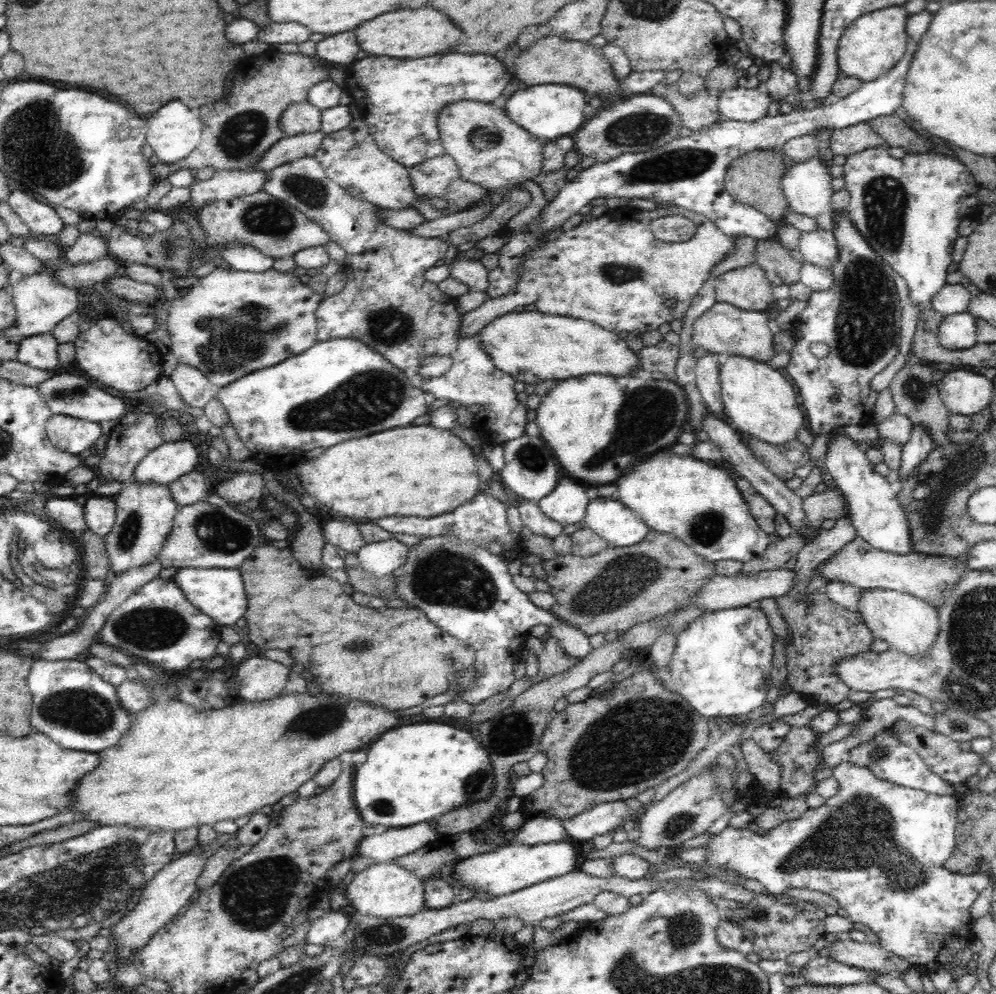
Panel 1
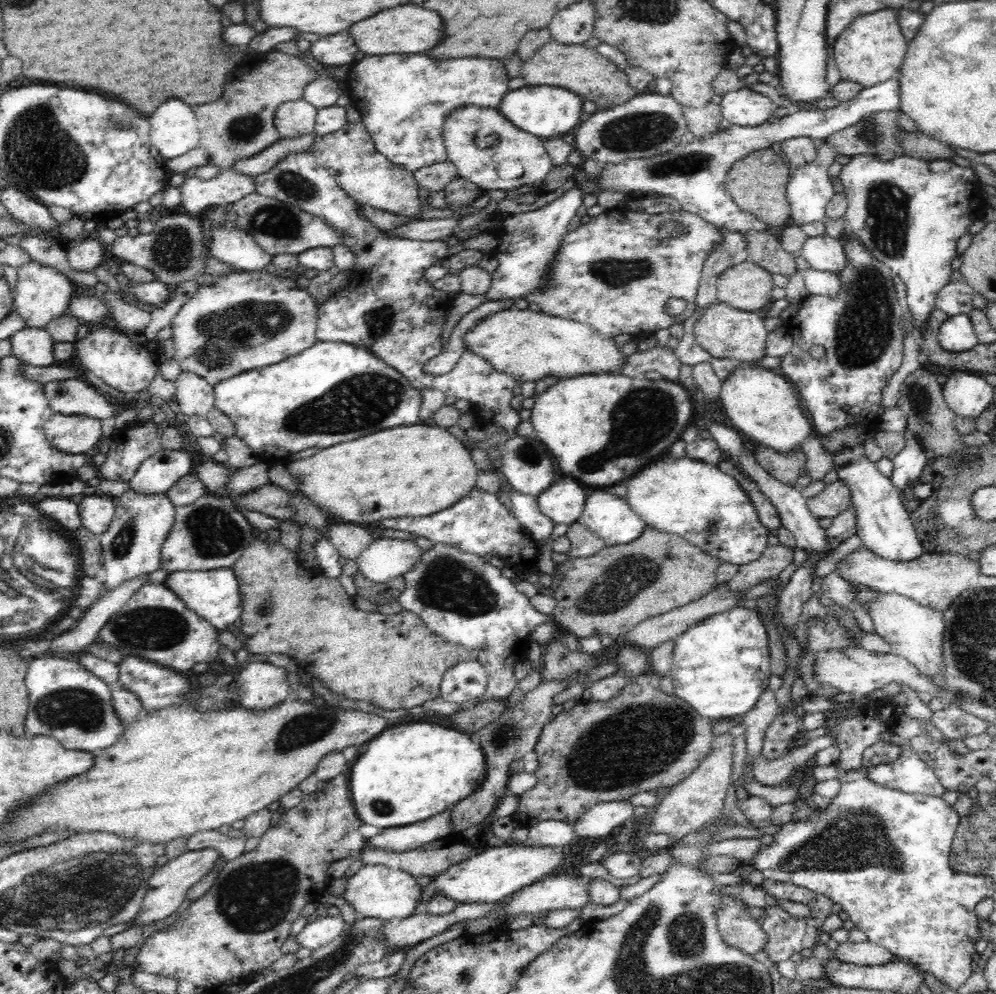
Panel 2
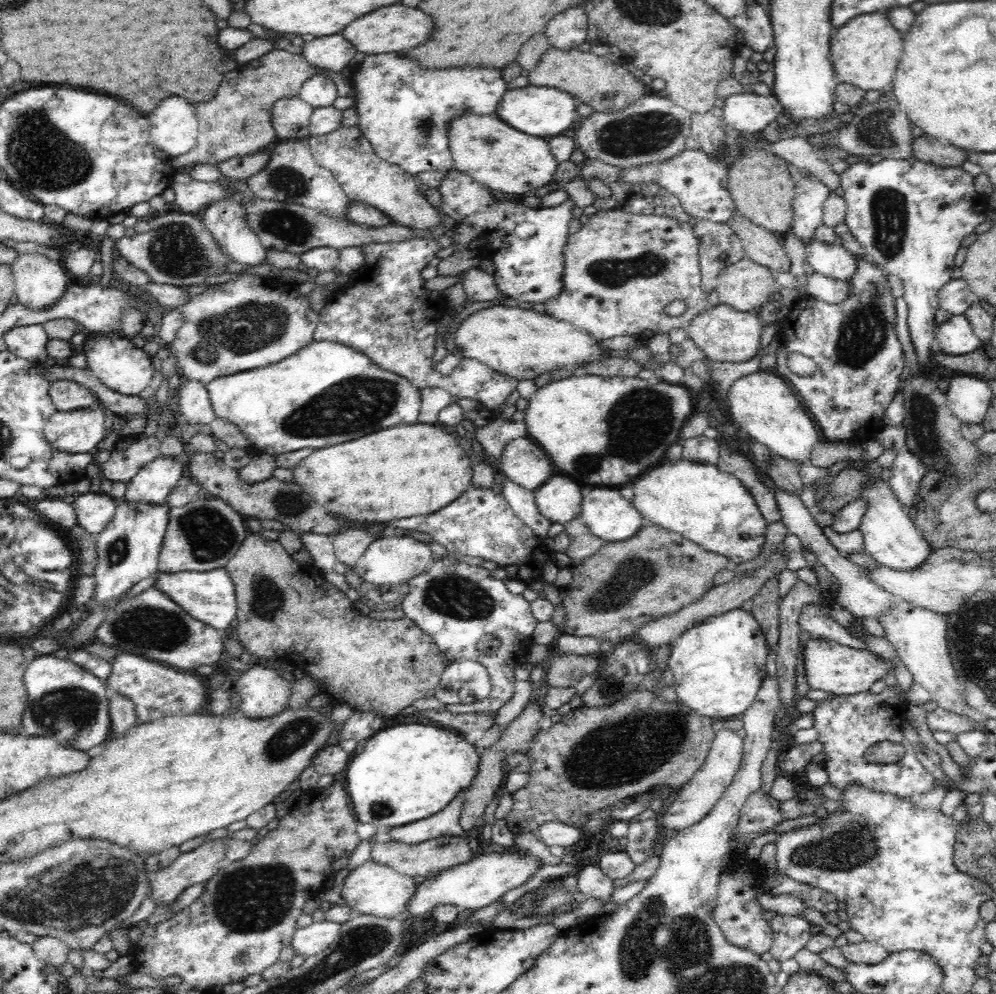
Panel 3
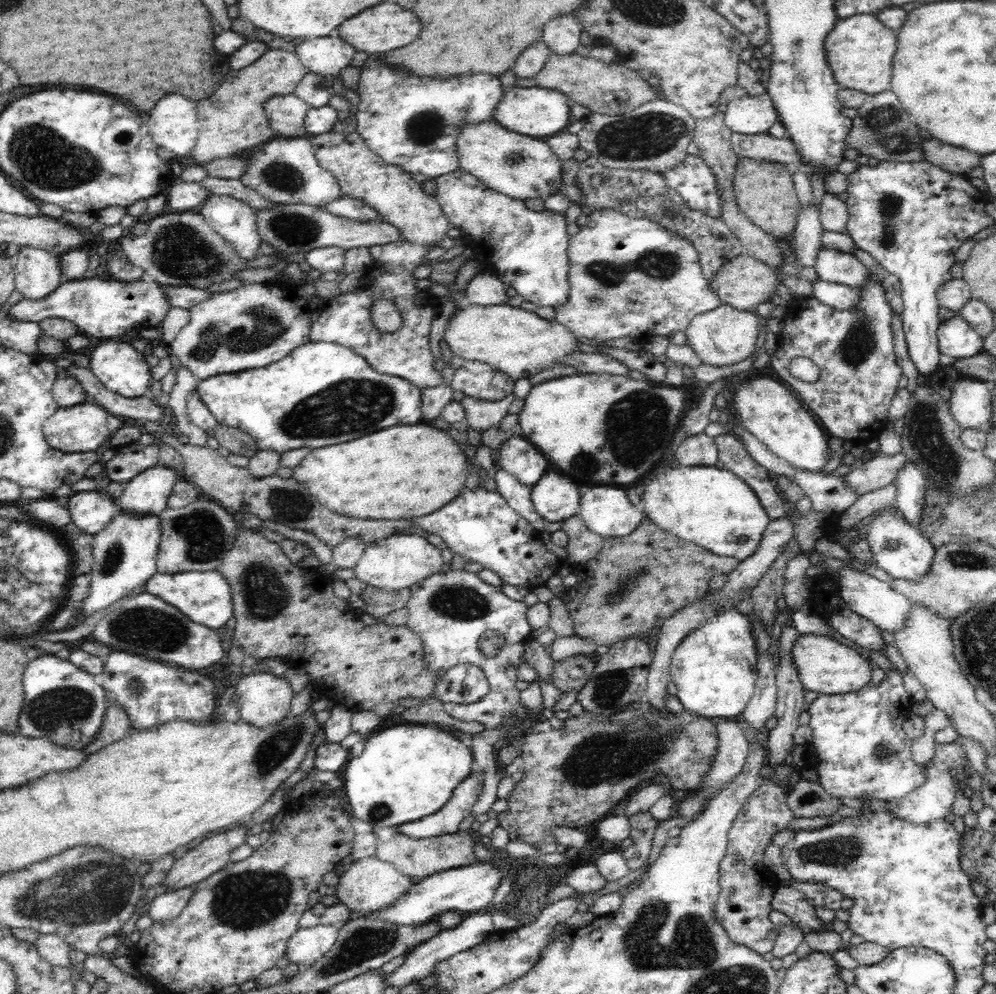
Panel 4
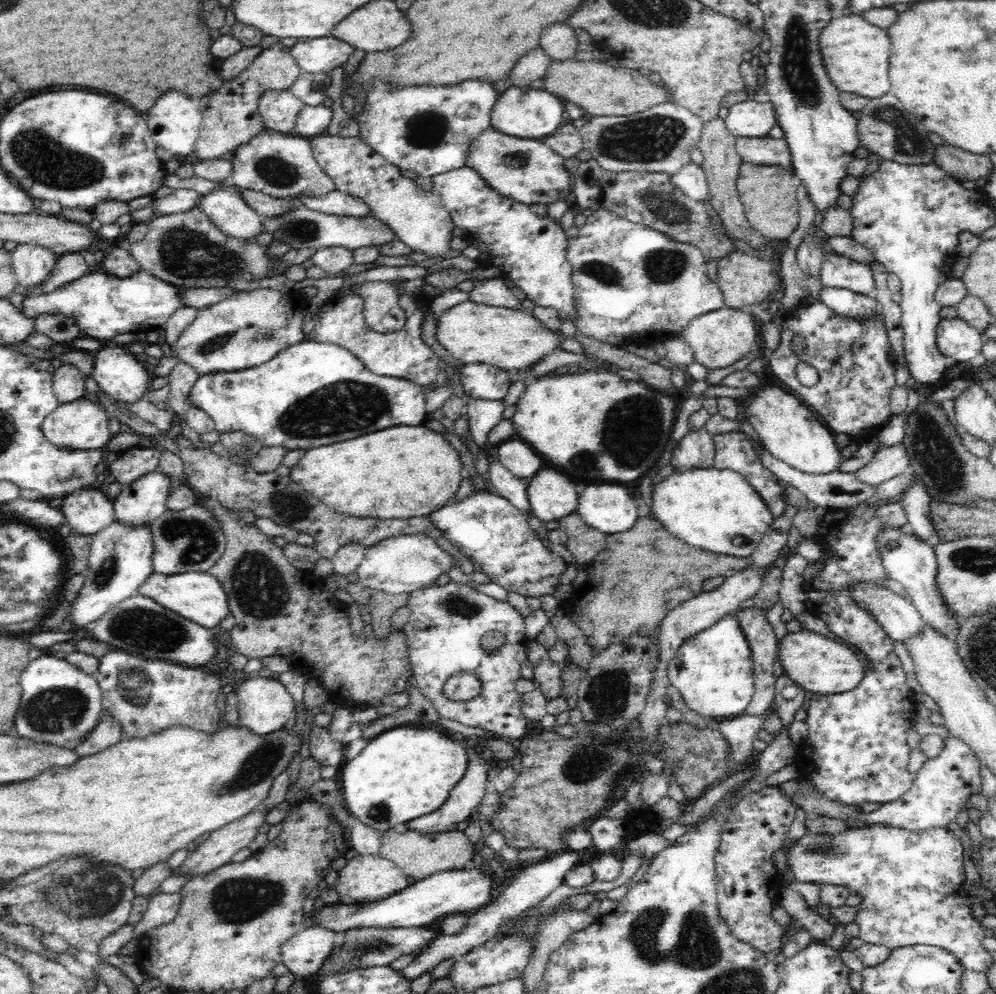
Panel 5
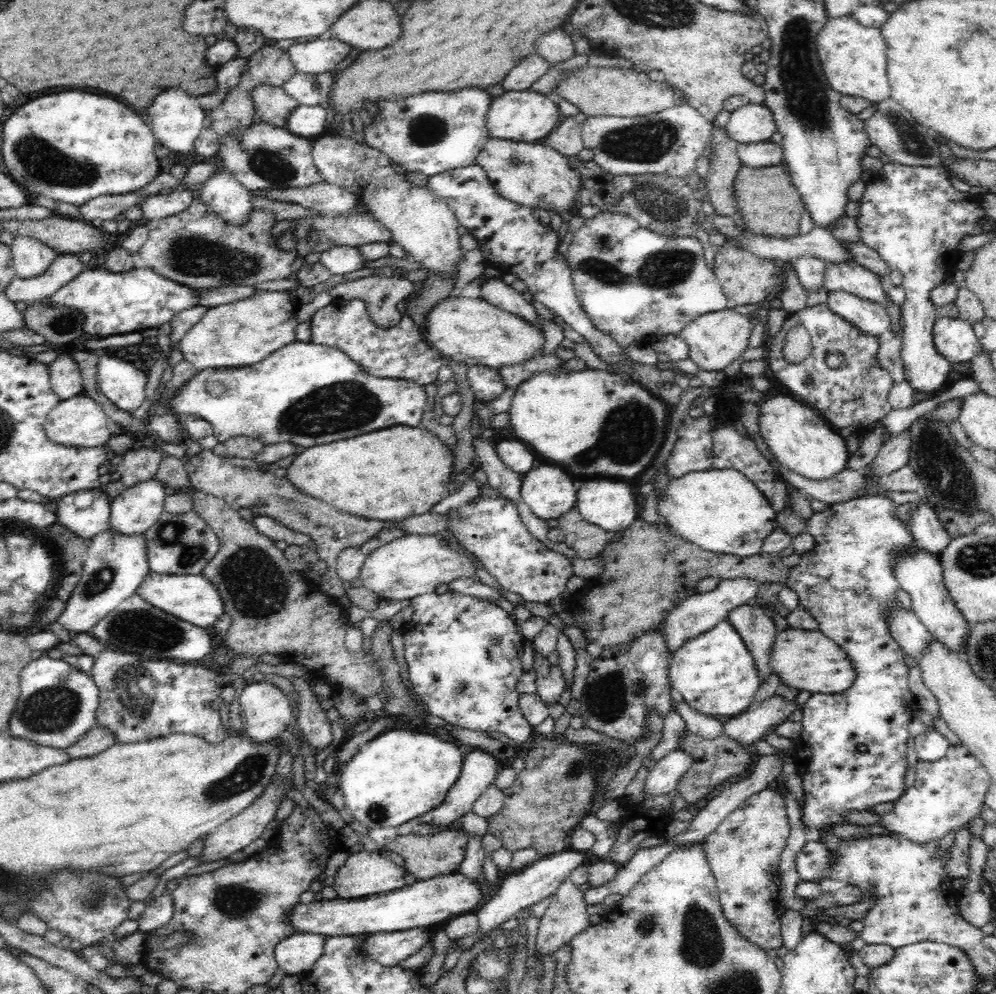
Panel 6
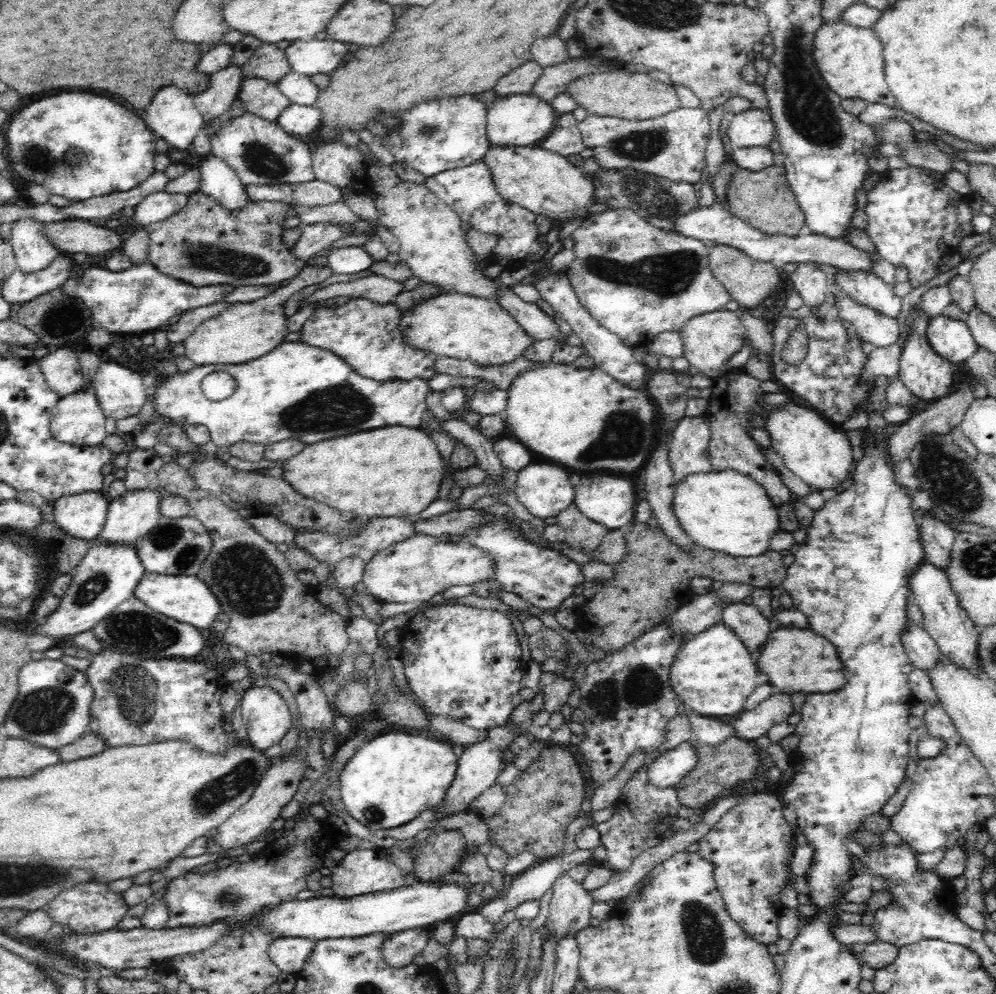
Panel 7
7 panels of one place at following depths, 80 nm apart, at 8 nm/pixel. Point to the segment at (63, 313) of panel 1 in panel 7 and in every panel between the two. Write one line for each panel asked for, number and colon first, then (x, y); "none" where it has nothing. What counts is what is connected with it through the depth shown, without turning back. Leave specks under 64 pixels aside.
2: (41, 294)
3: (39, 281)
4: (37, 272)
5: (32, 264)
6: (30, 257)
7: (33, 251)

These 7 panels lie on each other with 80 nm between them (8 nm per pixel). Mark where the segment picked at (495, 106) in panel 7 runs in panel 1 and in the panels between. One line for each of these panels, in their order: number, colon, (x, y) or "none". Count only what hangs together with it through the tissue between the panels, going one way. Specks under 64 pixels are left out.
1: (549, 111)
2: (548, 112)
3: (541, 111)
4: (537, 112)
5: (520, 112)
6: (519, 115)

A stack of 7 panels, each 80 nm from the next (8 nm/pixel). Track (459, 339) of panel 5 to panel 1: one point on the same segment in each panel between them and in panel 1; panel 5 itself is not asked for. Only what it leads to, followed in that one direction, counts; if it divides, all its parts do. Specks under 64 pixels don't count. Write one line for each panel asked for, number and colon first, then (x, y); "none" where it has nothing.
1: (532, 347)
2: (527, 344)
3: (520, 343)
4: (518, 342)

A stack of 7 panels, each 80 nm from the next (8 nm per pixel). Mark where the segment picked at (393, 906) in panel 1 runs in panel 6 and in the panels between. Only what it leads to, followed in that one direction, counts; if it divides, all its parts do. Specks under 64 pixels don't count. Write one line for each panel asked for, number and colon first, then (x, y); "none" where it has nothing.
2: (377, 891)
3: (371, 889)
4: (371, 885)
5: (365, 879)
6: (364, 874)

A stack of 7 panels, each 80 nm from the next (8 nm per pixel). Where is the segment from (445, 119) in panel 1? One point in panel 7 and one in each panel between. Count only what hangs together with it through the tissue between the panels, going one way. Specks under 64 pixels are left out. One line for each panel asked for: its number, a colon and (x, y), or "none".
2: (486, 148)
3: (490, 151)
4: (522, 167)
5: (526, 170)
6: (528, 173)
7: (547, 184)

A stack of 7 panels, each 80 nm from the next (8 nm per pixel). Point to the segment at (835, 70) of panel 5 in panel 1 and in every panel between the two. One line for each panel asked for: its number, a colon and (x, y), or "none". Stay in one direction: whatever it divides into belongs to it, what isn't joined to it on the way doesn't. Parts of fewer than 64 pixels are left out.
1: (873, 44)
2: (870, 50)
3: (865, 52)
4: (859, 50)

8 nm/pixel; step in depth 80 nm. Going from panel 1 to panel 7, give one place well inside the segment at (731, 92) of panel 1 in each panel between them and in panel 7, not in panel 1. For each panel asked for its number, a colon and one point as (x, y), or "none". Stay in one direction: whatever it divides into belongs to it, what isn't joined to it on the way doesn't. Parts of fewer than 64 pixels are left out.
2: (745, 107)
3: (750, 113)
4: (748, 115)
5: (751, 119)
6: (754, 122)
7: (752, 128)

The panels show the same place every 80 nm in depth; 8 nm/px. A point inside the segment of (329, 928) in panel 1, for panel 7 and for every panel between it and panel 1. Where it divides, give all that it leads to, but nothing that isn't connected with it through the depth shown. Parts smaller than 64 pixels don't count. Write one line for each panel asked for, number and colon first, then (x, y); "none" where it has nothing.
2: (323, 930)
3: (311, 940)
4: (307, 945)
5: (304, 954)
6: (297, 954)
7: (289, 954)

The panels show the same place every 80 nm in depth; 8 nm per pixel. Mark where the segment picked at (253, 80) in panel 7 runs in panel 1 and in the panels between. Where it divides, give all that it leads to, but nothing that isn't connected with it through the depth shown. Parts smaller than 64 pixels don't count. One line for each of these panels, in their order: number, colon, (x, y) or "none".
1: (299, 118)
2: (293, 119)
3: (290, 117)
4: (285, 113)
5: (278, 109)
6: (272, 105)

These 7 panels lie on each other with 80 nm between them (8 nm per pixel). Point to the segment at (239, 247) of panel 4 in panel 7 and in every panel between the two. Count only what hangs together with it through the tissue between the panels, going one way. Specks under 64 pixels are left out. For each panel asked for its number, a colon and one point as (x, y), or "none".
5: (225, 207)
6: (222, 193)
7: (218, 180)

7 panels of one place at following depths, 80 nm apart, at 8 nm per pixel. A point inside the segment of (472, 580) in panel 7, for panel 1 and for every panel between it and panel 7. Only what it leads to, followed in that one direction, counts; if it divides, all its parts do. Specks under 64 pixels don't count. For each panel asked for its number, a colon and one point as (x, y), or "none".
1: (381, 558)
2: (385, 559)
3: (389, 560)
4: (399, 561)
5: (405, 563)
6: (412, 565)

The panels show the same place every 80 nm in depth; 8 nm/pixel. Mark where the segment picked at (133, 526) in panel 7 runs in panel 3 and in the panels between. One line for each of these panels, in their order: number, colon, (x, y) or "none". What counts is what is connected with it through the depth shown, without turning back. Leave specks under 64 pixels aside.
3: (152, 484)
4: (148, 493)
5: (140, 502)
6: (137, 508)

